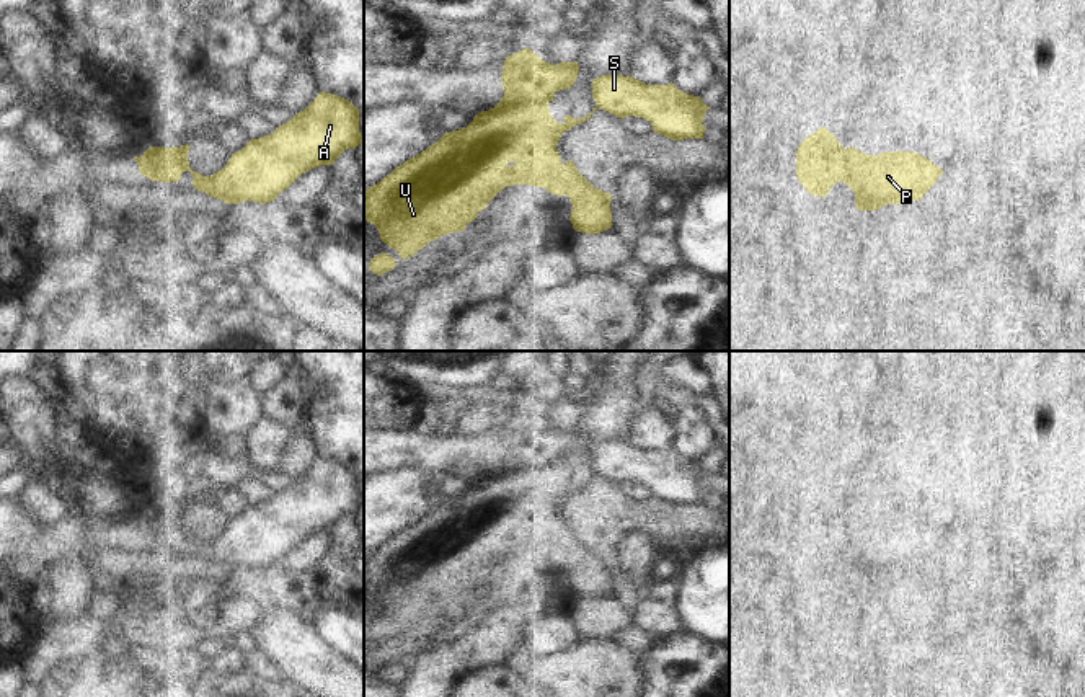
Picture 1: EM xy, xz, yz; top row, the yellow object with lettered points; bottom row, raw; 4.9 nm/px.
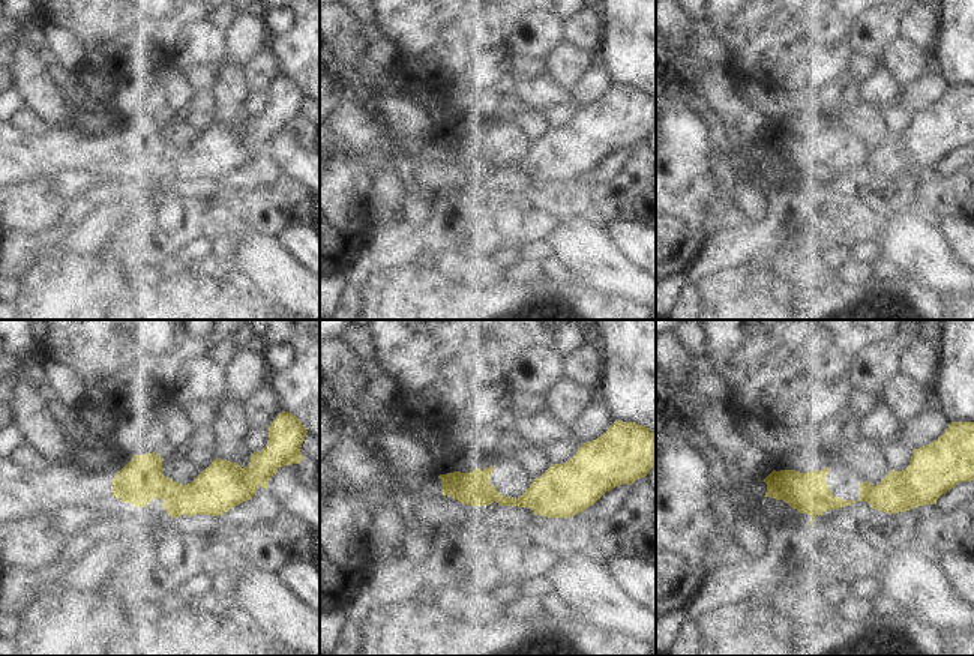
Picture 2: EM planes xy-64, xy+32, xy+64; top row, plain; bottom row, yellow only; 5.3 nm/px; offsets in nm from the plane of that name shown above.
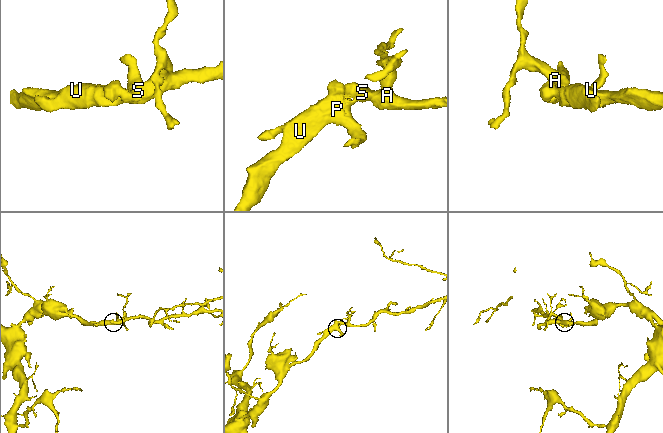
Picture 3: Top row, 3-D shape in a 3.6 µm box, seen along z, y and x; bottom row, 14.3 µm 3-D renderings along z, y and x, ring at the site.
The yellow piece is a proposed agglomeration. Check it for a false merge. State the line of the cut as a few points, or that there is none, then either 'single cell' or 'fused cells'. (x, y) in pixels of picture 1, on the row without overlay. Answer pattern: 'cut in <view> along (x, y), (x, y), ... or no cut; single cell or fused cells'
cut in xy along (141, 521), (150, 539), (181, 537); fused cells

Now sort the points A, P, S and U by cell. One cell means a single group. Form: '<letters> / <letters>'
A S / P U

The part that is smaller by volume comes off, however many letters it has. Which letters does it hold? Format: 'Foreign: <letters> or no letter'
Foreign: A, S

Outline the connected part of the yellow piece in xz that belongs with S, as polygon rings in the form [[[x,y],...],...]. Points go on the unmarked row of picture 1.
[[[602,441],[592,446],[596,473],[617,483],[643,483],[653,496],[671,504],[703,504],[705,478],[710,475],[700,462],[680,457],[672,447],[646,451],[633,442]]]

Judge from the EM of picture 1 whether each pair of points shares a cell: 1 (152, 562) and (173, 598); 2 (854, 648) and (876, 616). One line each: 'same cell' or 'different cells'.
1: different cells
2: same cell

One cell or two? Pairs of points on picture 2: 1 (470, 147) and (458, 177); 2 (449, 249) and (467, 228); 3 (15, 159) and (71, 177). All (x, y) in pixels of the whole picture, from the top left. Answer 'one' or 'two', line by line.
1: two
2: two
3: two

